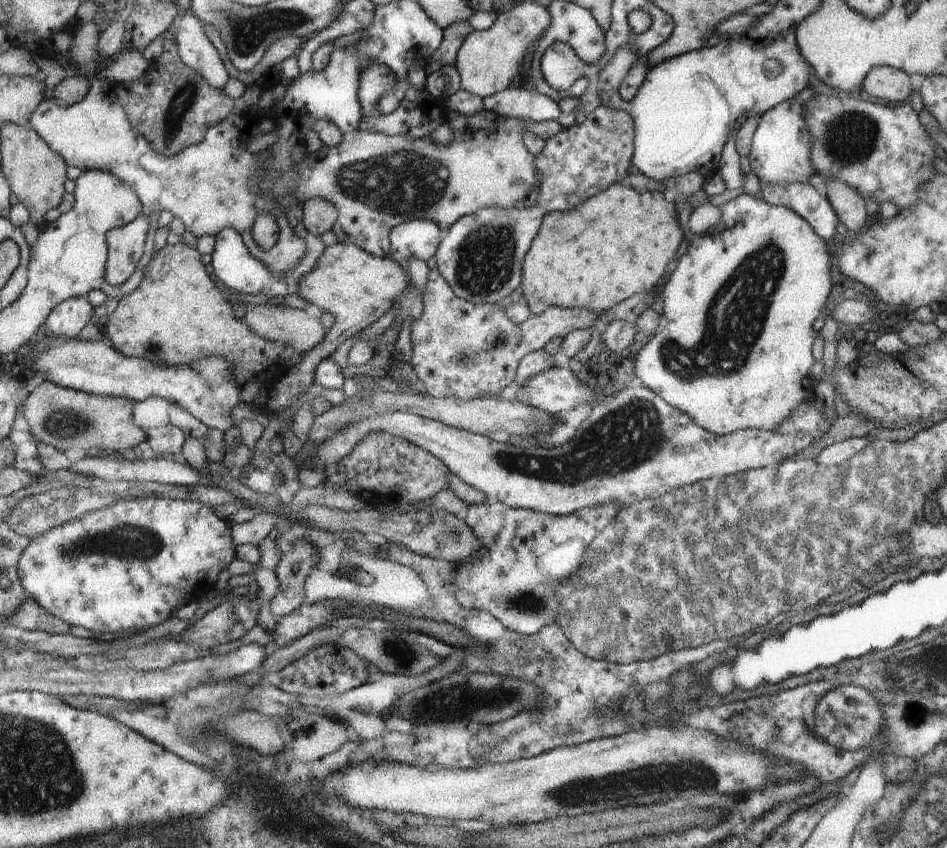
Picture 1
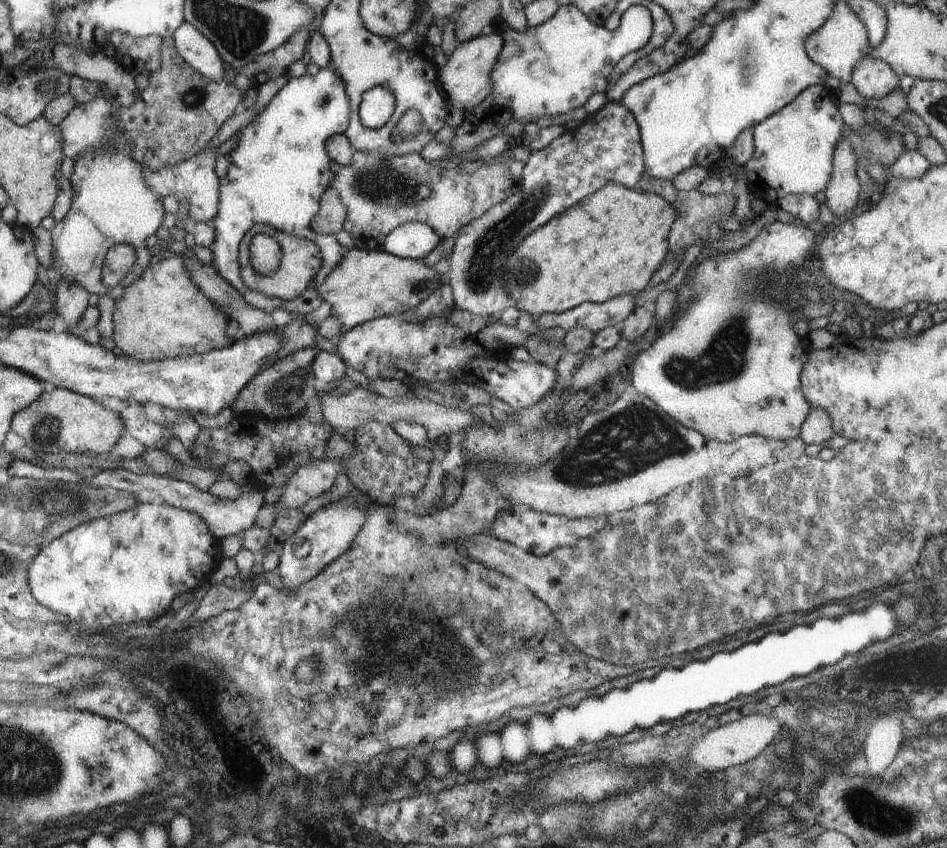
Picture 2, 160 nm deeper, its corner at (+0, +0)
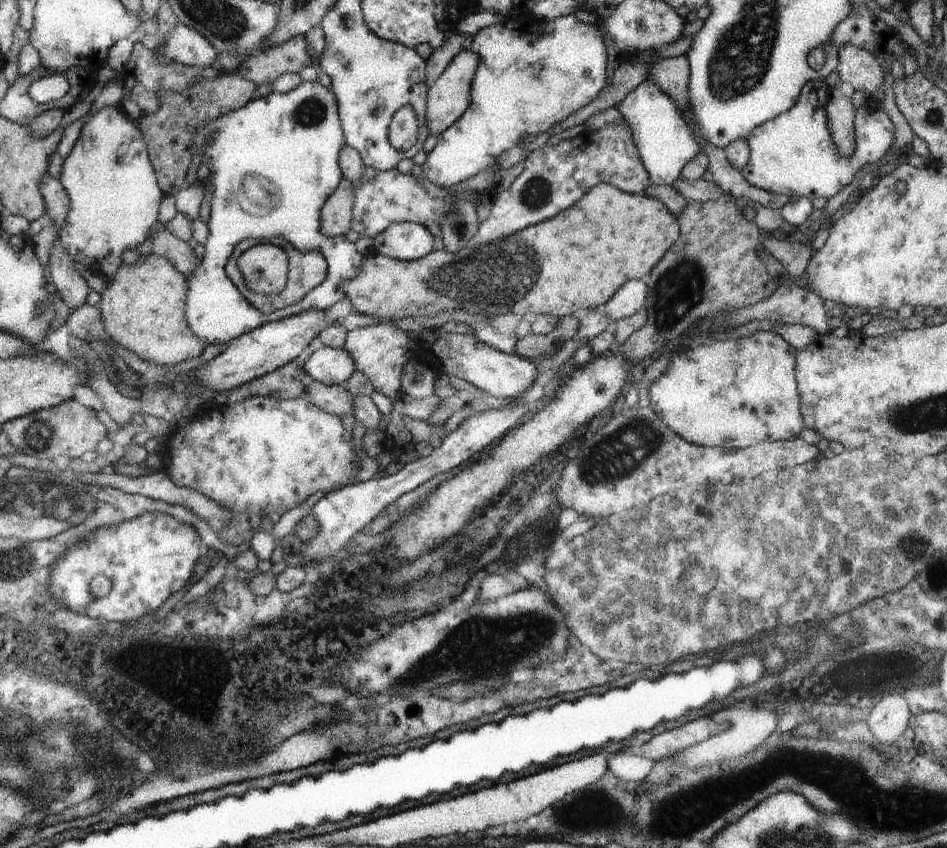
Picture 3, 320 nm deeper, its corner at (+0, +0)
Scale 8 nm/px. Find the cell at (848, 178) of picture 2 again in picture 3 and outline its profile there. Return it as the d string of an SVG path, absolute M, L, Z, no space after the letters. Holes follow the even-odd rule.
M830 88L826 105L829 131L841 155L850 156L855 151L857 138L857 112L852 101L840 89Z

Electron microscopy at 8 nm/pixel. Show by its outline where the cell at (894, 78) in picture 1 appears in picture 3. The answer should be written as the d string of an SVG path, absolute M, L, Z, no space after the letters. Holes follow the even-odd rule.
M847 44L837 51L838 76L844 87L854 91L862 90L871 94L873 90L883 88L883 71L876 58L866 49Z

